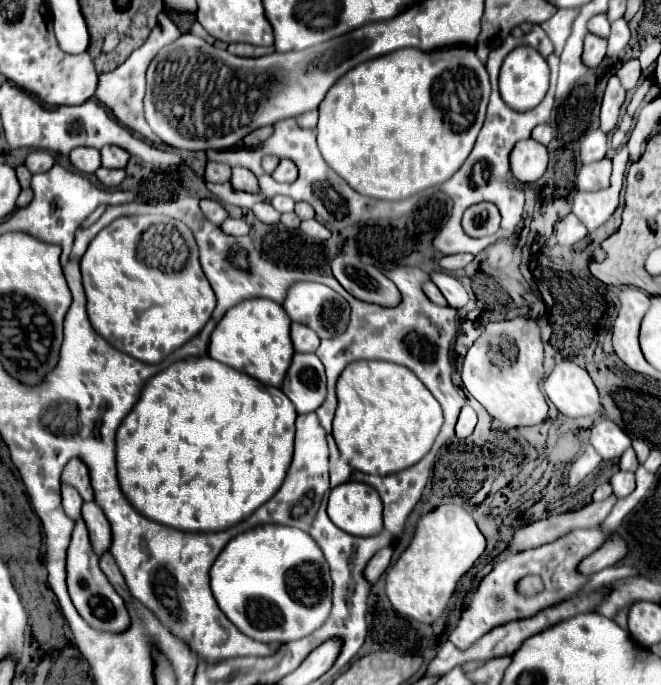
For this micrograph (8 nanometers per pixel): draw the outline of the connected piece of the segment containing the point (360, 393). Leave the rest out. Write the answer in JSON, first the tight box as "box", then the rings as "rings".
{"box":[333,361,443,473],"rings":[[[353,361],[337,381],[337,413],[333,437],[349,465],[363,473],[397,473],[421,461],[443,425],[443,411],[419,377],[389,361]]]}

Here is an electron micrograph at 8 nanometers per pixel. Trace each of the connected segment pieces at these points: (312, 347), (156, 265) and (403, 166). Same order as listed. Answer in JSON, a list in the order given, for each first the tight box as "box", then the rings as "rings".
[{"box":[291,323,319,353],"rings":[[[291,323],[291,341],[297,353],[313,353],[319,347],[319,337],[301,323]]]},{"box":[81,215,215,363],"rings":[[[127,215],[115,219],[89,243],[89,249],[81,257],[81,273],[93,329],[115,349],[145,363],[159,363],[193,339],[215,309],[215,293],[201,271],[195,237],[185,223],[171,217]]]},{"box":[317,45,489,201],"rings":[[[457,45],[457,47],[447,47],[447,49],[437,49],[437,51],[417,51],[417,49],[401,49],[401,51],[391,51],[389,55],[381,55],[369,63],[361,63],[361,67],[353,67],[353,71],[347,71],[325,95],[318,108],[319,118],[317,123],[317,144],[321,149],[323,159],[327,165],[341,177],[345,179],[357,193],[363,193],[367,197],[375,199],[387,199],[387,201],[401,201],[407,199],[419,191],[425,191],[429,187],[441,185],[447,181],[469,157],[475,139],[479,135],[479,129],[485,119],[485,109],[489,101],[489,73],[481,59],[475,55],[475,49],[469,45]]]}]

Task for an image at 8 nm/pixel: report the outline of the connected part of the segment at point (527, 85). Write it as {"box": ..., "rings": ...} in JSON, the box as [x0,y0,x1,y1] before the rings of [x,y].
{"box":[499,45,549,111],"rings":[[[531,45],[515,47],[499,71],[499,93],[517,111],[537,107],[549,87],[549,65]]]}

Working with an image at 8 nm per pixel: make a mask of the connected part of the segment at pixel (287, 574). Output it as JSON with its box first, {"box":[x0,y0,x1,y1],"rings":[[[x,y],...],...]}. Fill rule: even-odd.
{"box":[211,525,331,643],"rings":[[[259,525],[227,543],[211,567],[211,589],[219,609],[247,637],[265,643],[287,643],[311,635],[331,611],[331,577],[327,561],[309,533],[285,525]]]}

